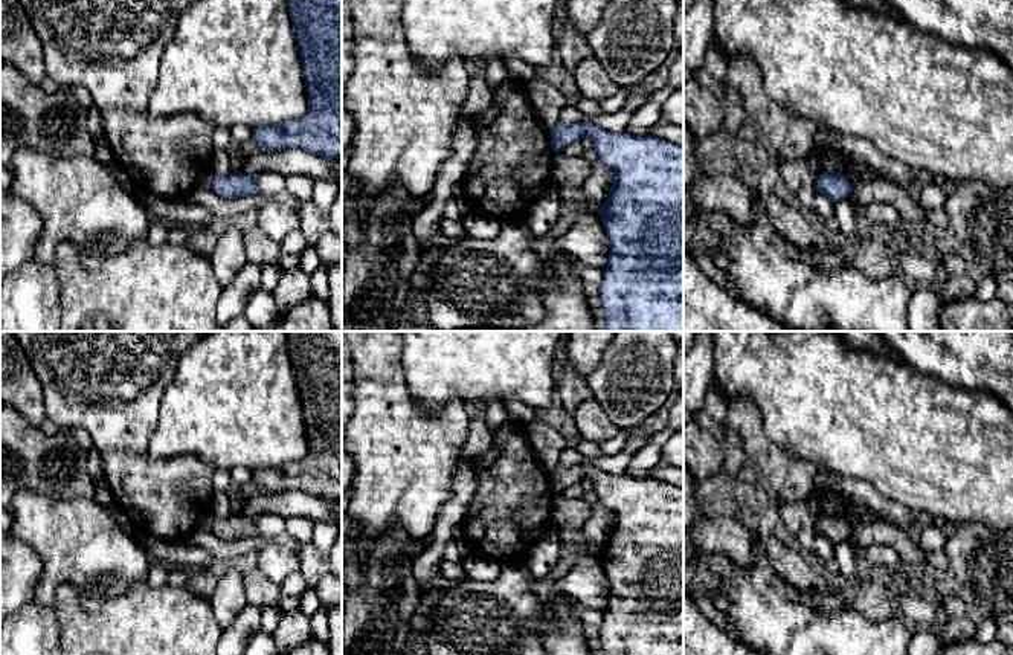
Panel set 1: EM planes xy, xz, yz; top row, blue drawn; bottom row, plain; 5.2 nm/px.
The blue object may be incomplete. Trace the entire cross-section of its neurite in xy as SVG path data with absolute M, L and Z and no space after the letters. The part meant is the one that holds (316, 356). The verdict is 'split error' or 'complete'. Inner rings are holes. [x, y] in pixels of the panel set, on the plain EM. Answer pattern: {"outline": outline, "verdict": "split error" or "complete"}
{"outline": "M288 331L308 452L297 461L253 470L253 486L276 495L301 490L342 502L342 331Z", "verdict": "complete"}

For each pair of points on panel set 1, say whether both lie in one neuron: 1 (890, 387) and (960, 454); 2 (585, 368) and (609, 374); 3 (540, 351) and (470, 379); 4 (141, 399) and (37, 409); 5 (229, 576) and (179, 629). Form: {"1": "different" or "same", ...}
{"1": "same", "2": "different", "3": "same", "4": "different", "5": "different"}

